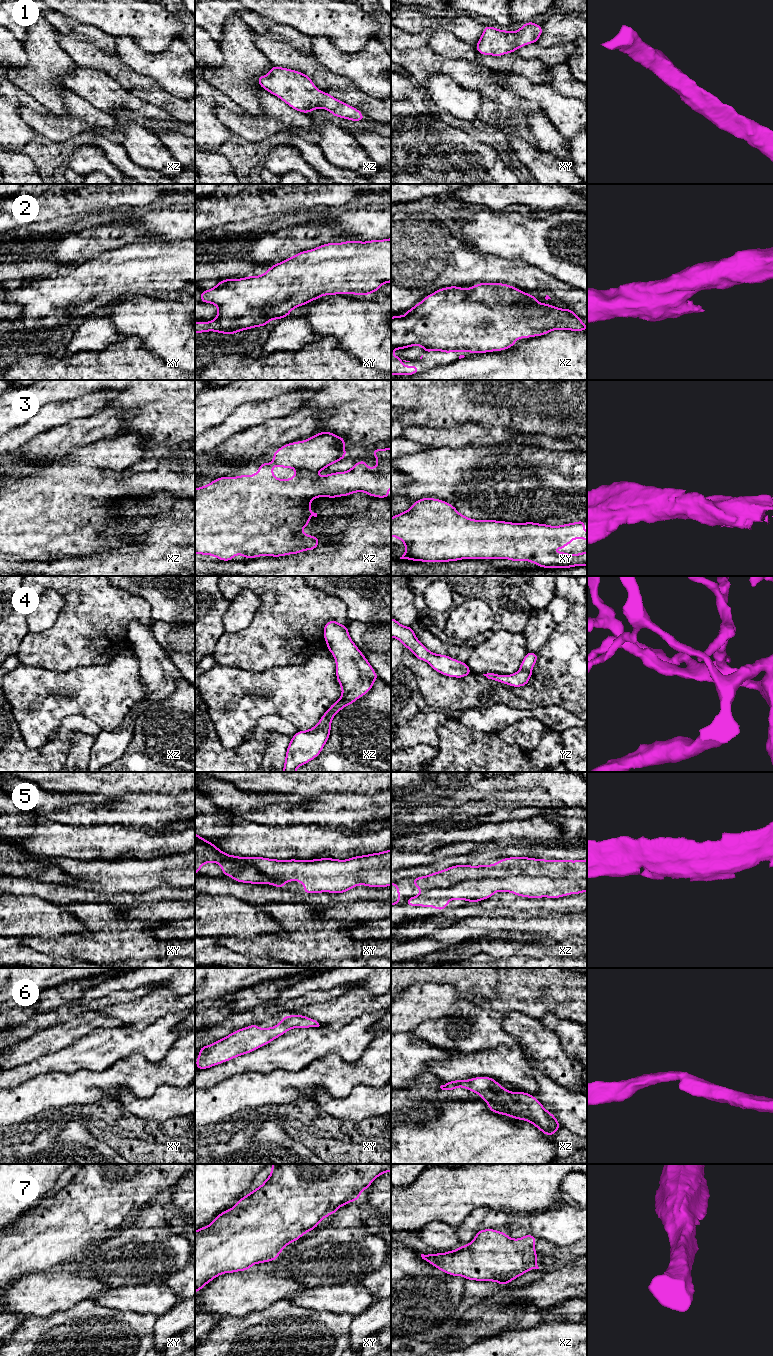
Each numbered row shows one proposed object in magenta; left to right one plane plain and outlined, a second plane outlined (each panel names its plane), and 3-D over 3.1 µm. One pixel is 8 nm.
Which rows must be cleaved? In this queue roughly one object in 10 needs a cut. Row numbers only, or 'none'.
5

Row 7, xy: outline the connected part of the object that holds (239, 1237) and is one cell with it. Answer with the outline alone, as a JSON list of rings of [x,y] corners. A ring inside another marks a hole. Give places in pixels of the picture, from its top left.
[[[272,1164],[271,1174],[257,1189],[243,1196],[234,1207],[220,1213],[210,1225],[195,1231],[195,1293],[207,1283],[223,1273],[246,1271],[252,1265],[274,1261],[278,1258],[283,1248],[297,1241],[301,1236],[317,1228],[320,1221],[330,1214],[336,1214],[339,1207],[352,1201],[358,1201],[360,1194],[381,1174],[391,1171],[391,1164]]]

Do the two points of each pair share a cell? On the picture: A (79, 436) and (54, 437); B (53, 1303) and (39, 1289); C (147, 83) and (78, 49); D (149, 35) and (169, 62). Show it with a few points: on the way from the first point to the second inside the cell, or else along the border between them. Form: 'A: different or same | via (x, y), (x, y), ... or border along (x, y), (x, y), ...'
A: same | via (73, 436), (60, 437)
B: same | via (50, 1300), (42, 1292)
C: same | via (130, 80), (112, 64), (95, 58)
D: different | border along (180, 38), (163, 51), (139, 47)

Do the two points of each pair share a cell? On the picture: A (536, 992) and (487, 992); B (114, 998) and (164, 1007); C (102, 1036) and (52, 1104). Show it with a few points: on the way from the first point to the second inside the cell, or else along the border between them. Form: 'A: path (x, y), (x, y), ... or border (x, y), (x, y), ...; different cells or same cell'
A: path (524, 992), (499, 992); same cell
B: border (149, 991), (133, 1000), (107, 1006); different cells
C: border (101, 1070), (79, 1069), (69, 1073), (54, 1072); different cells

